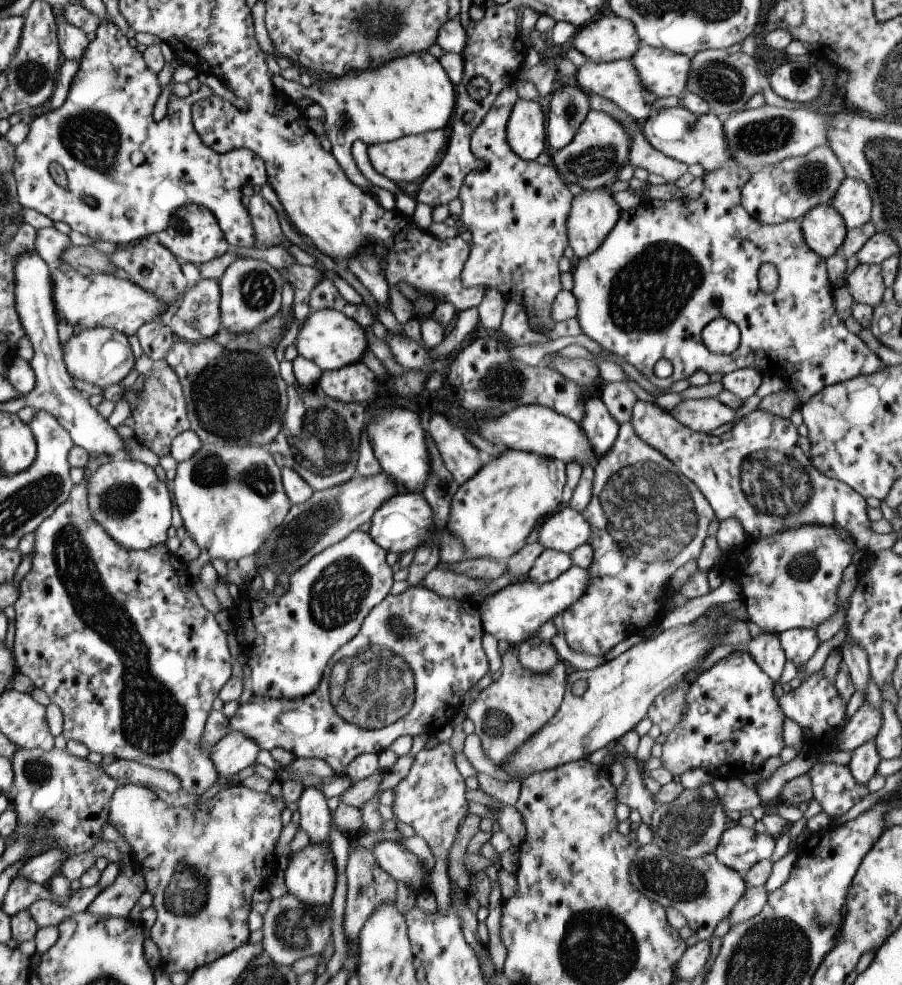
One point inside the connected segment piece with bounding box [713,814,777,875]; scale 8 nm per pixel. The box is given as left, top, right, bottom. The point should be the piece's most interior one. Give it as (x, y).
(740, 848)

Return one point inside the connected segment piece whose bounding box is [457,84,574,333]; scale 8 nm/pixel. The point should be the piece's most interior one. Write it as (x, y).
(516, 210)

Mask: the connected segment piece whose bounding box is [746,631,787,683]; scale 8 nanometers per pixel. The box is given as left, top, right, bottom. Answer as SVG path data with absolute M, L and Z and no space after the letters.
M772 631L770 634L768 634L768 632L758 634L756 638L751 639L747 644L746 650L752 655L752 658L756 660L758 666L760 666L774 682L778 683L787 661L784 650L782 650L780 644L779 636Z

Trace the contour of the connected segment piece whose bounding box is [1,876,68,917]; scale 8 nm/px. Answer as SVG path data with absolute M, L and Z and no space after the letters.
M16 876L9 885L1 909L12 917L14 914L18 914L20 910L27 910L34 902L40 900L64 903L68 898L55 896L50 892L47 885L36 884L36 882L30 882L26 878L22 878L22 876Z

